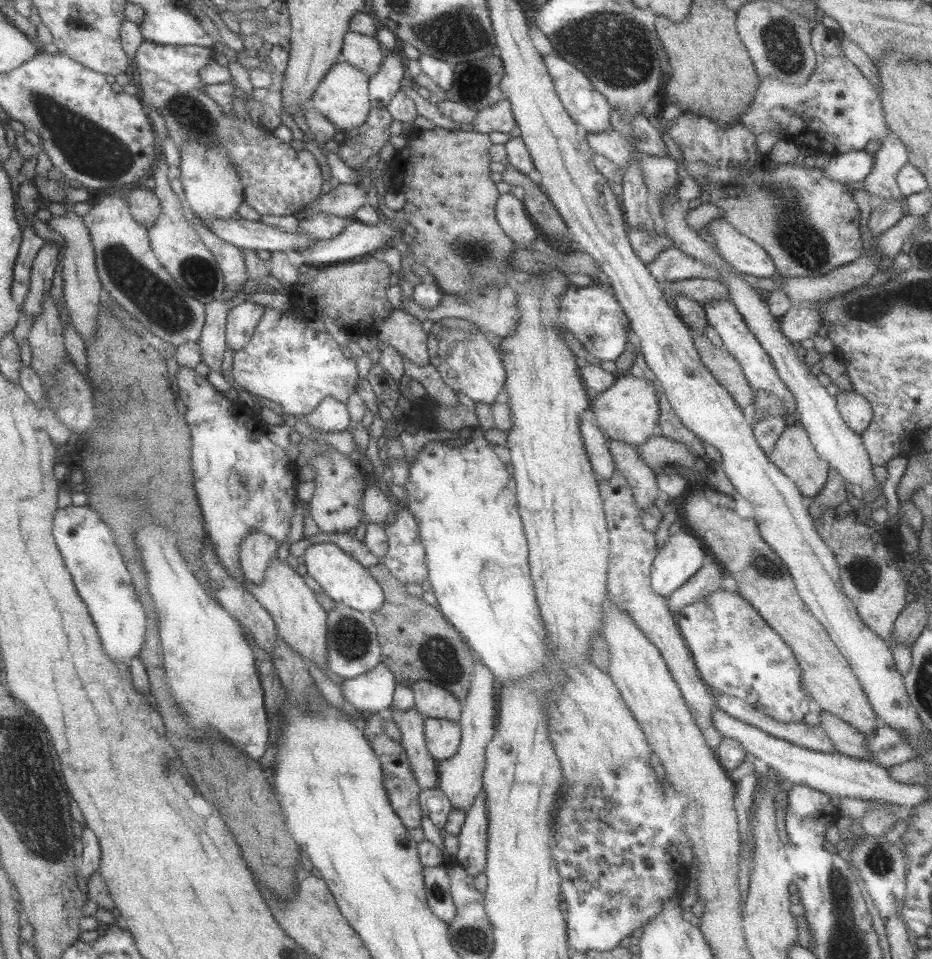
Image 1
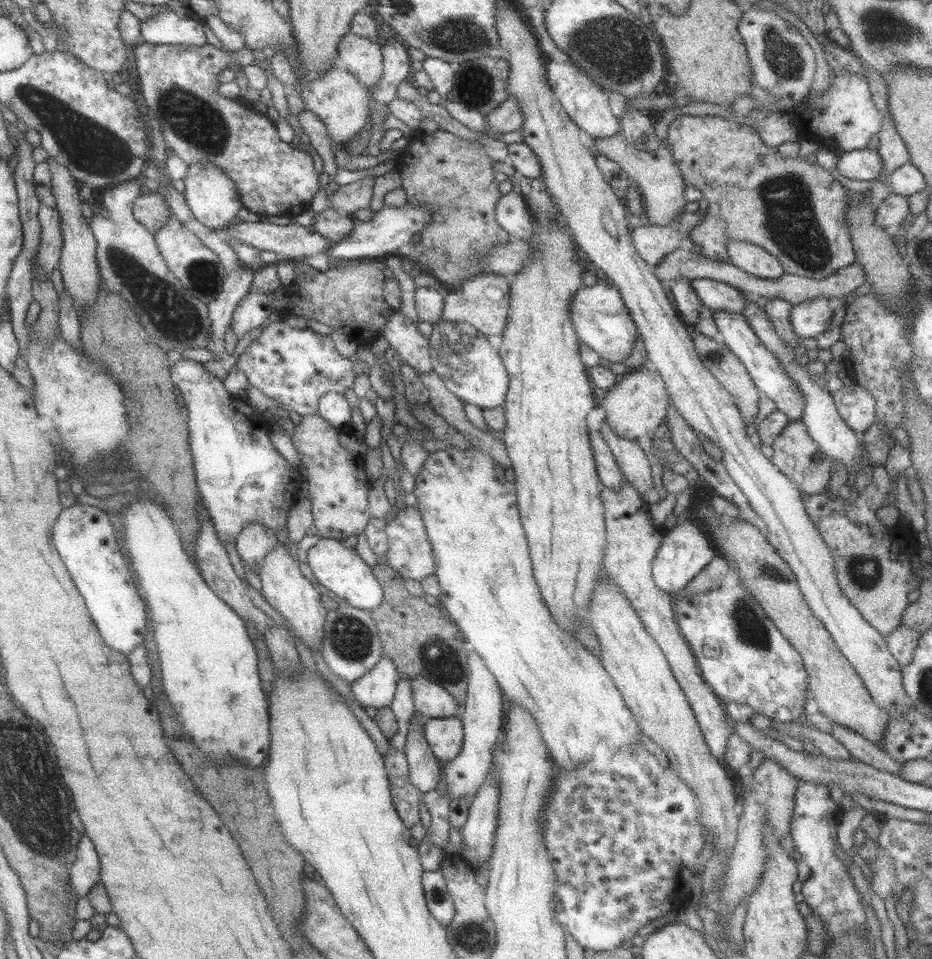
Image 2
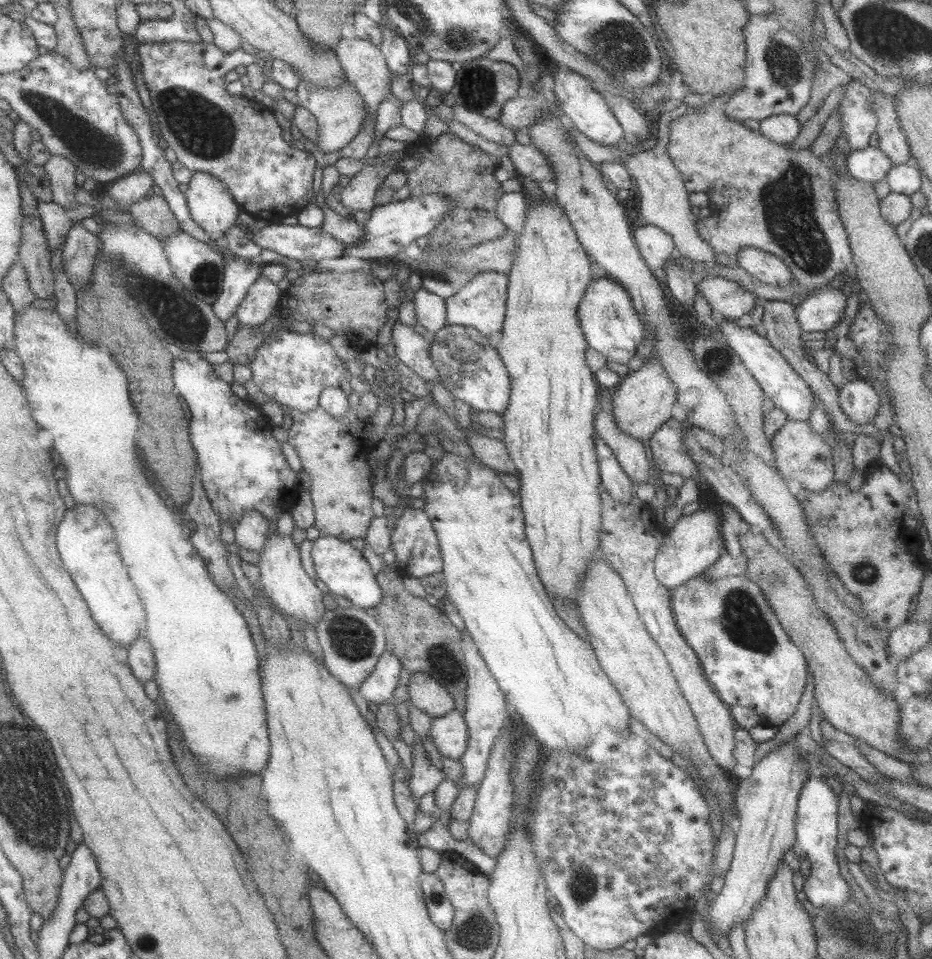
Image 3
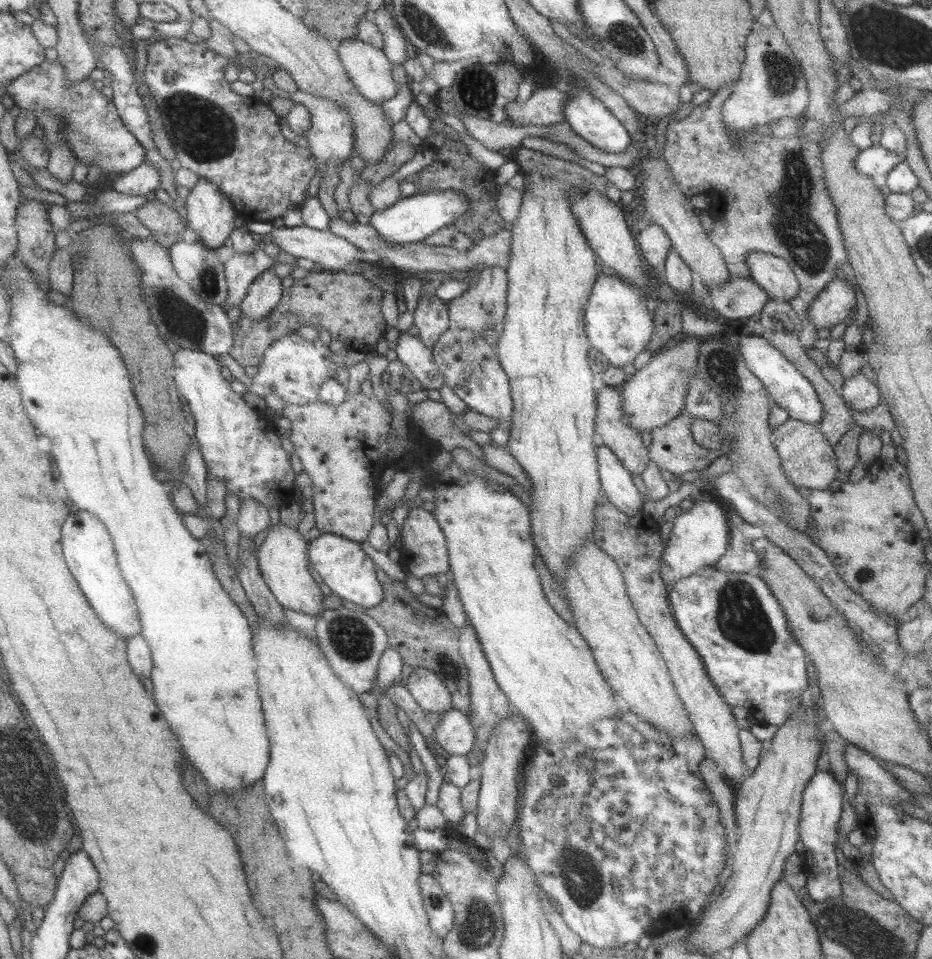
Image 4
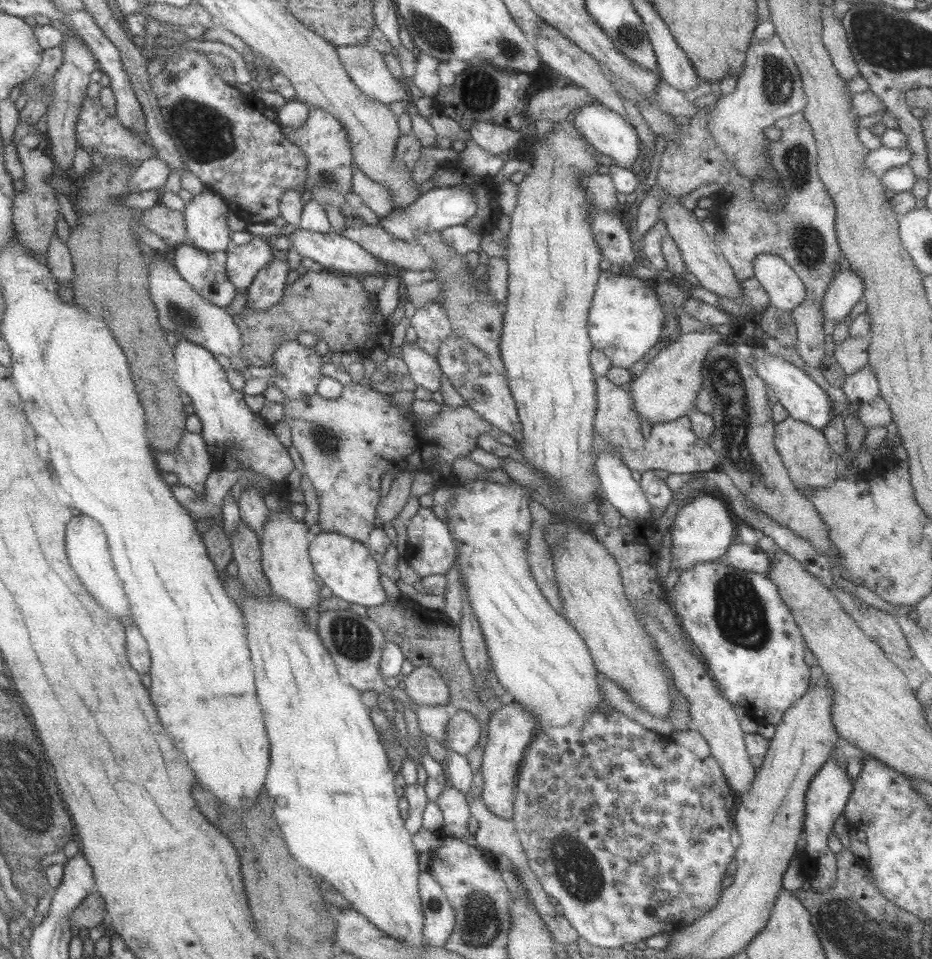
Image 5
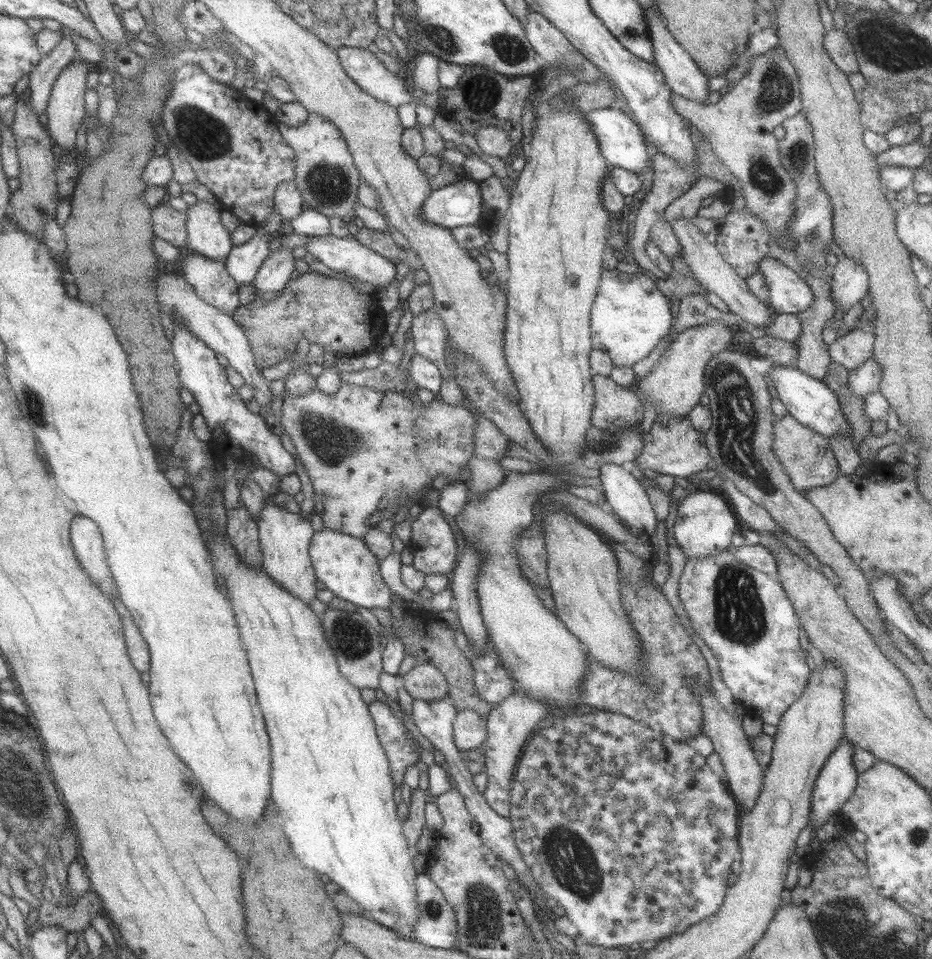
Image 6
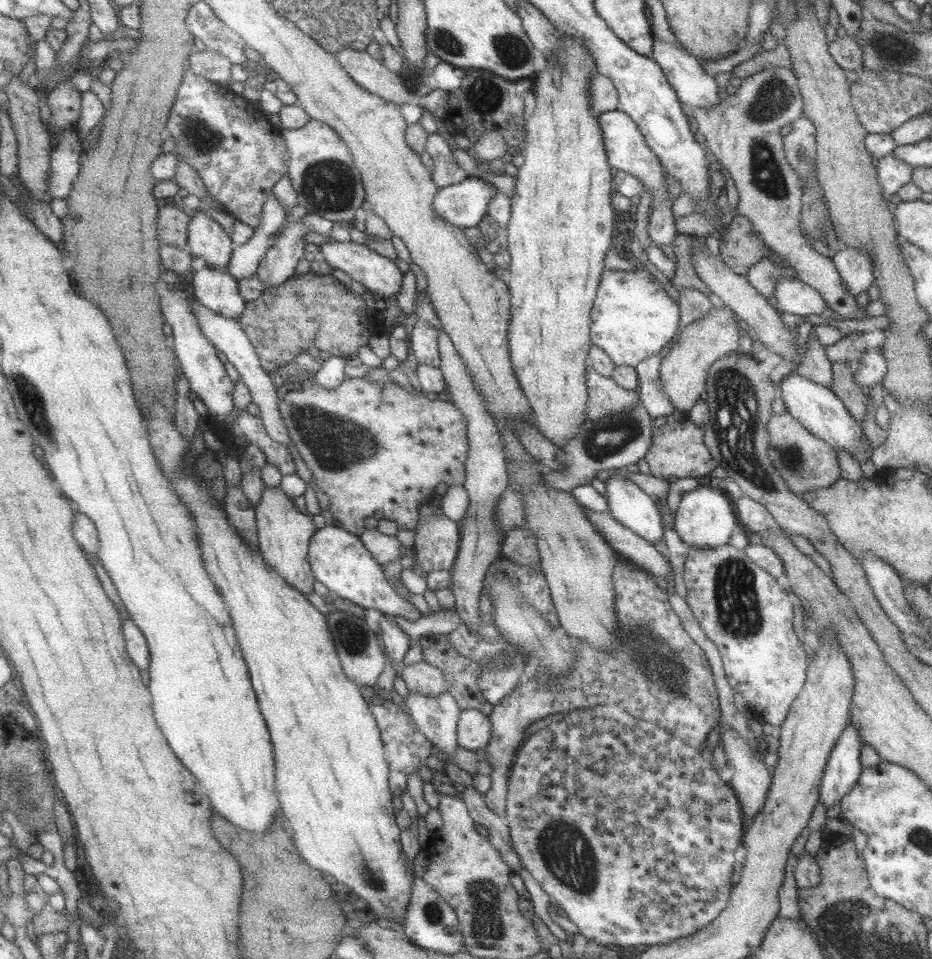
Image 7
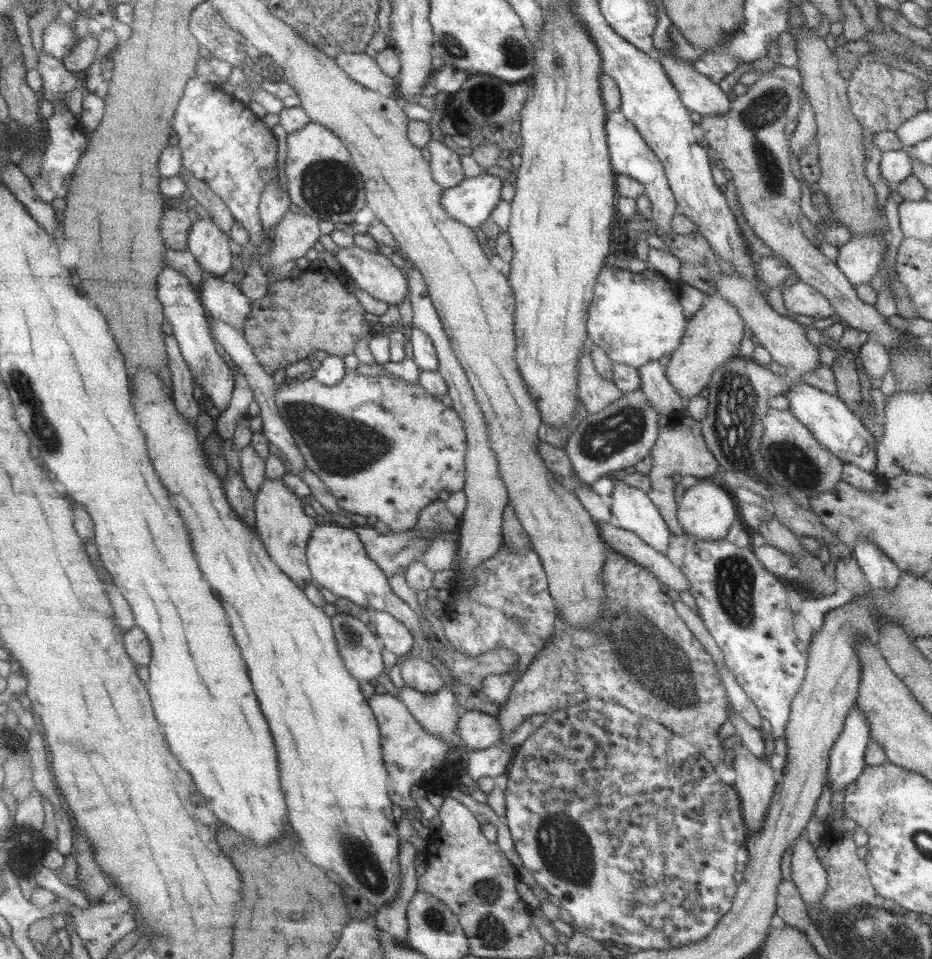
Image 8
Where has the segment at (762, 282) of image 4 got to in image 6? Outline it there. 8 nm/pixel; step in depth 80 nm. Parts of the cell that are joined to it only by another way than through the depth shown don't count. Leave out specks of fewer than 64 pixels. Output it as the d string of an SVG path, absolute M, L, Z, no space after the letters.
M765 257L757 263L756 270L763 277L768 290L767 303L776 315L796 315L809 308L812 301L810 286L789 267Z

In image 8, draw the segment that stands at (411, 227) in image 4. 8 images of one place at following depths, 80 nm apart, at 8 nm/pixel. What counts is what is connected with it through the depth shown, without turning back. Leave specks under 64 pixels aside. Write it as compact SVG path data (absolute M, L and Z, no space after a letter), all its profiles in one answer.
M483 172L474 178L464 178L453 188L443 189L439 204L449 218L475 228L489 217L501 200L499 192L503 184L499 178Z

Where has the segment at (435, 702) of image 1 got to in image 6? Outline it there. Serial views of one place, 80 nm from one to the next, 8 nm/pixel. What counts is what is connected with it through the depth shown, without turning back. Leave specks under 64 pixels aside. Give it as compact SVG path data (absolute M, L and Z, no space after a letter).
M415 664L402 676L402 682L413 699L441 700L448 694L444 676L433 665Z

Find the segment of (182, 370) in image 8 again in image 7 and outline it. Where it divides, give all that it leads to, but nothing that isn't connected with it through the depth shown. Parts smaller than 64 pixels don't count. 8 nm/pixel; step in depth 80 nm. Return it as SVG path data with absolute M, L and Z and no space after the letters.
M177 366L178 376L176 379L176 399L174 402L174 420L177 432L186 440L186 446L191 446L193 433L196 431L197 418L199 417L193 409L192 401L187 397L190 388L187 379Z

